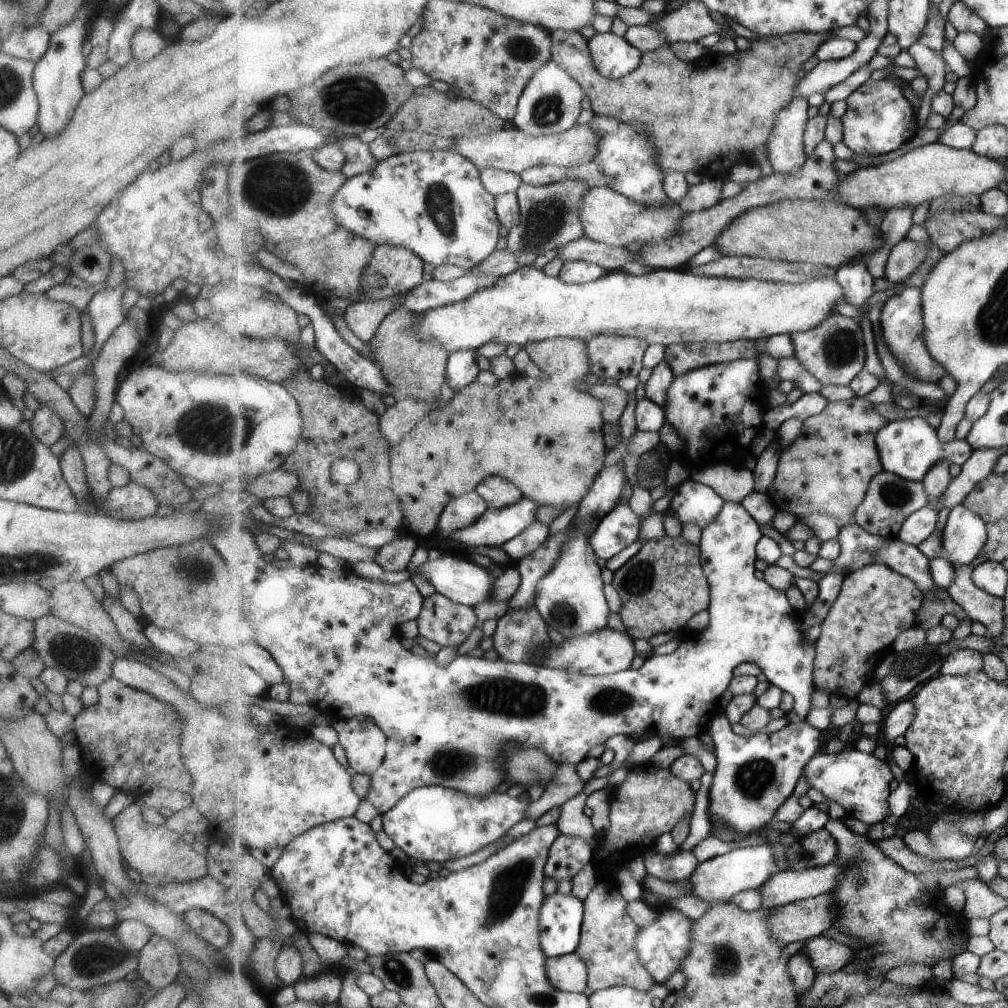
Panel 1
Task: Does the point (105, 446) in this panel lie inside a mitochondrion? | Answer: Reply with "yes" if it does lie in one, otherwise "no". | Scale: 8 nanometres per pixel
no

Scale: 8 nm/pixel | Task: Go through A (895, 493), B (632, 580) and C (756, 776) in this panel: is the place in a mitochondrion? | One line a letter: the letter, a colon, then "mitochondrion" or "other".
A: mitochondrion
B: mitochondrion
C: mitochondrion

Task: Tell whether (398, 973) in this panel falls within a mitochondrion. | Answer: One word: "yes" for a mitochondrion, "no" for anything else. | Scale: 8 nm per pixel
yes

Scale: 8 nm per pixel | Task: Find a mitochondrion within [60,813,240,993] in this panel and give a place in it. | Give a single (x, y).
(95, 955)

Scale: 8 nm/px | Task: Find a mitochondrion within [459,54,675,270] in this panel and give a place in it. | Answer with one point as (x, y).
(545, 215)

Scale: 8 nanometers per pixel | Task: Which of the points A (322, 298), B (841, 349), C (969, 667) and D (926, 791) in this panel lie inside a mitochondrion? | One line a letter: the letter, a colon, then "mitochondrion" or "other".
A: other
B: mitochondrion
C: other
D: other

